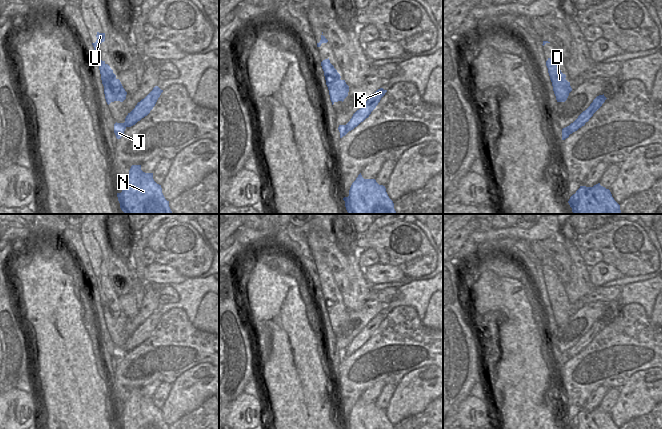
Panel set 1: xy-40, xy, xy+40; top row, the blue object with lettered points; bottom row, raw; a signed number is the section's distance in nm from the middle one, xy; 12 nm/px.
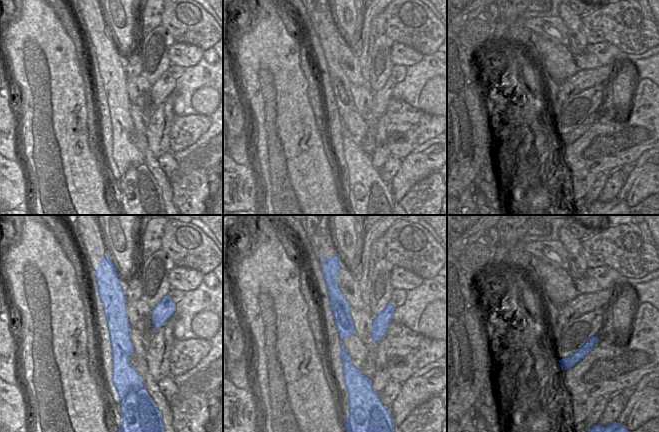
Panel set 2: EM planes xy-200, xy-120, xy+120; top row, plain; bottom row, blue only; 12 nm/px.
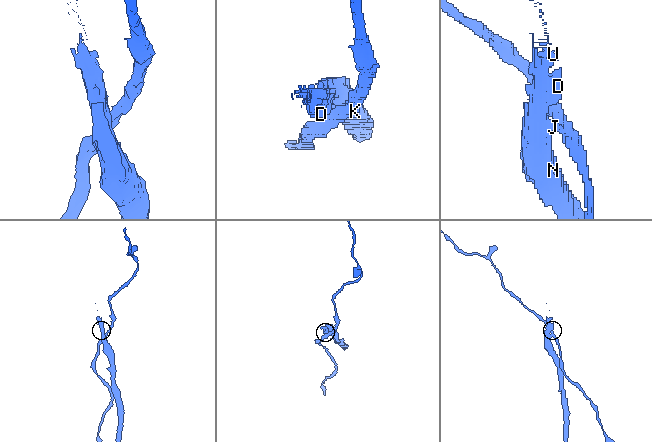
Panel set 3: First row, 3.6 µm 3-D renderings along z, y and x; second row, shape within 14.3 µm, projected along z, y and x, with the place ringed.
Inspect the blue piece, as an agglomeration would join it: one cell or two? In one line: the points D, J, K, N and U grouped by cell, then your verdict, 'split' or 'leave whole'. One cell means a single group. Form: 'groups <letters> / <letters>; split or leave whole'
groups D J N U / K; split

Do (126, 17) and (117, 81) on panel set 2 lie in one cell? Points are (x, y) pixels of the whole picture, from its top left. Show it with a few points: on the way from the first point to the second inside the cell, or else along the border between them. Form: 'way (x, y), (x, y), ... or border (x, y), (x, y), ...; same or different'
border (109, 32), (120, 51); different

